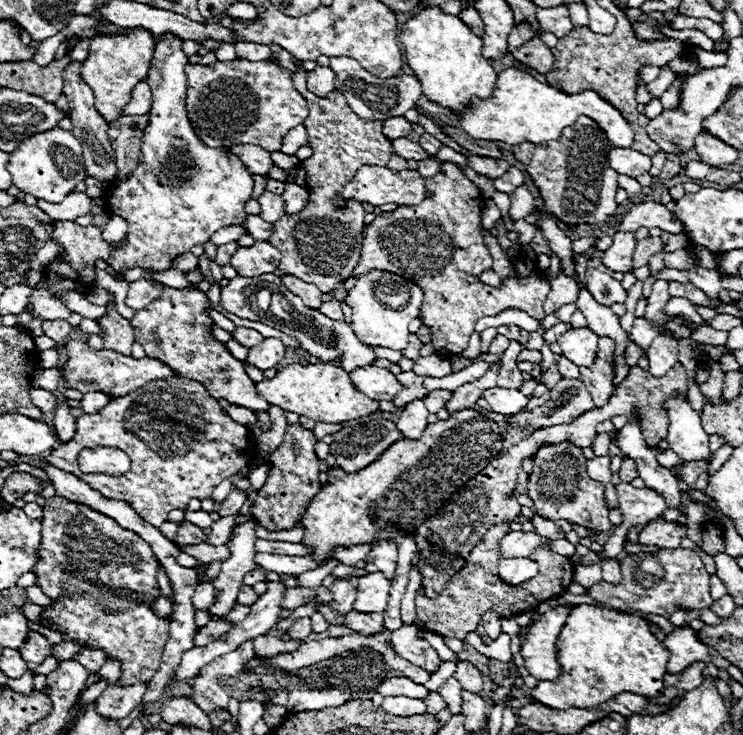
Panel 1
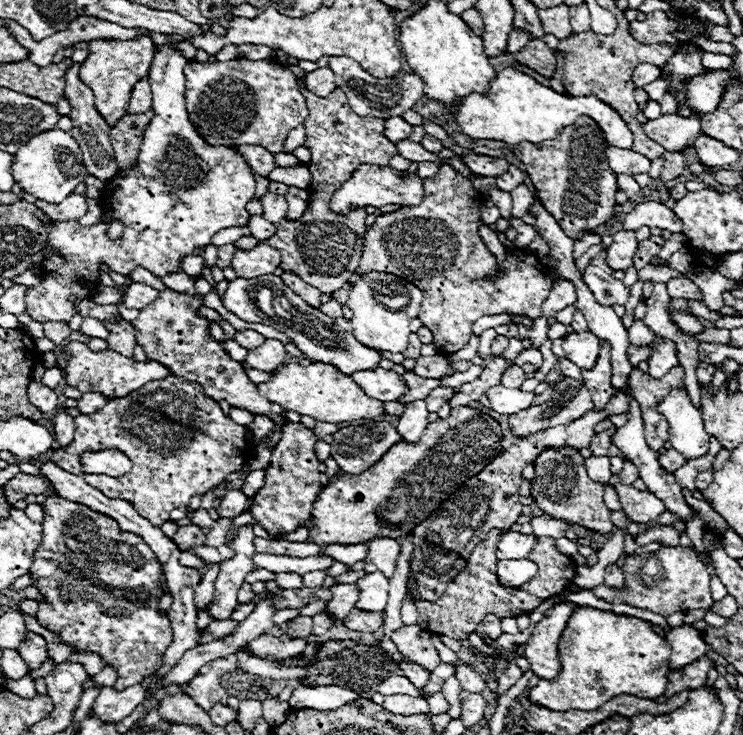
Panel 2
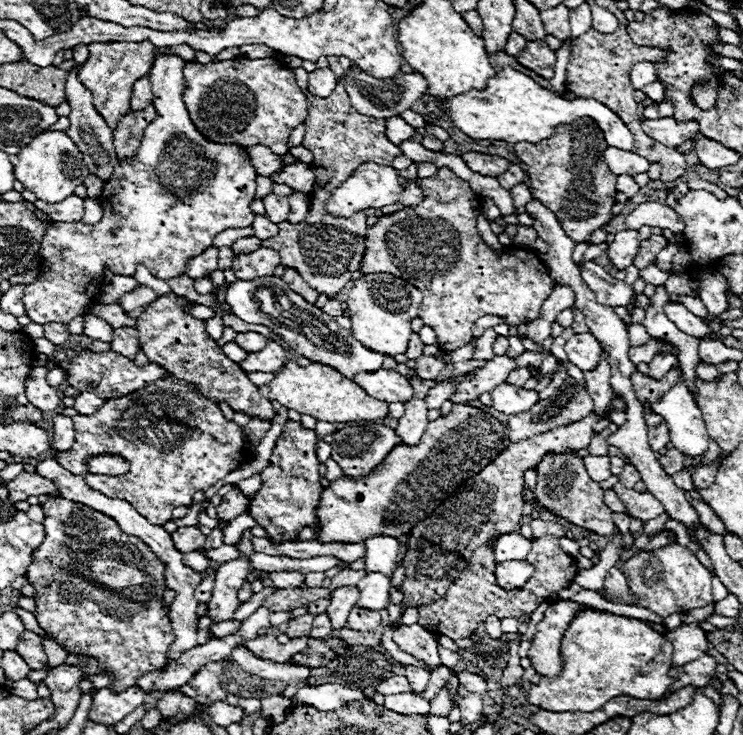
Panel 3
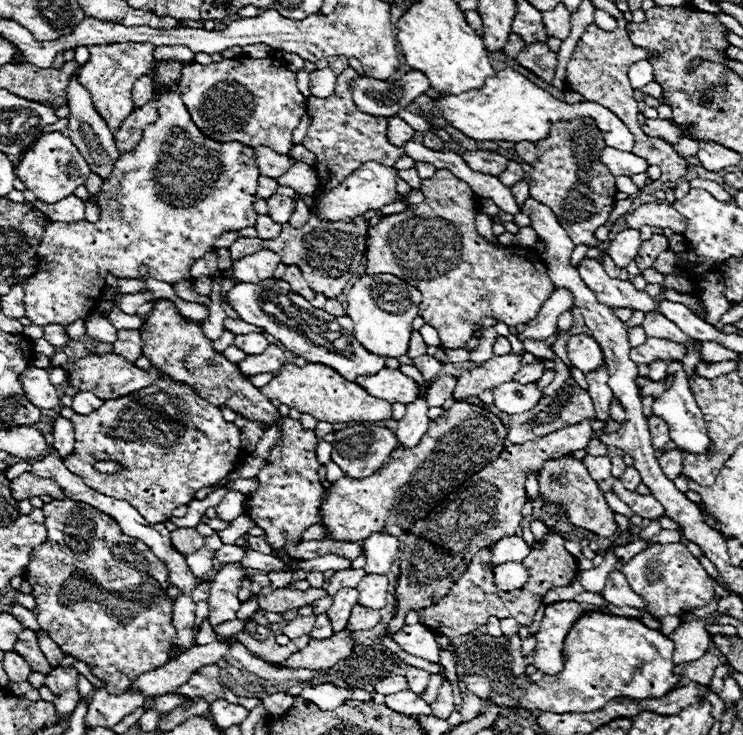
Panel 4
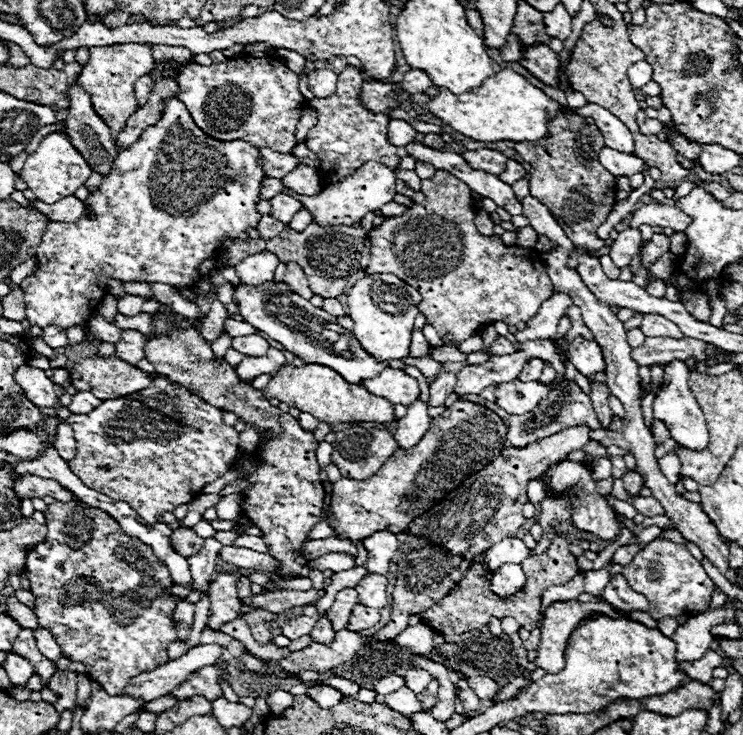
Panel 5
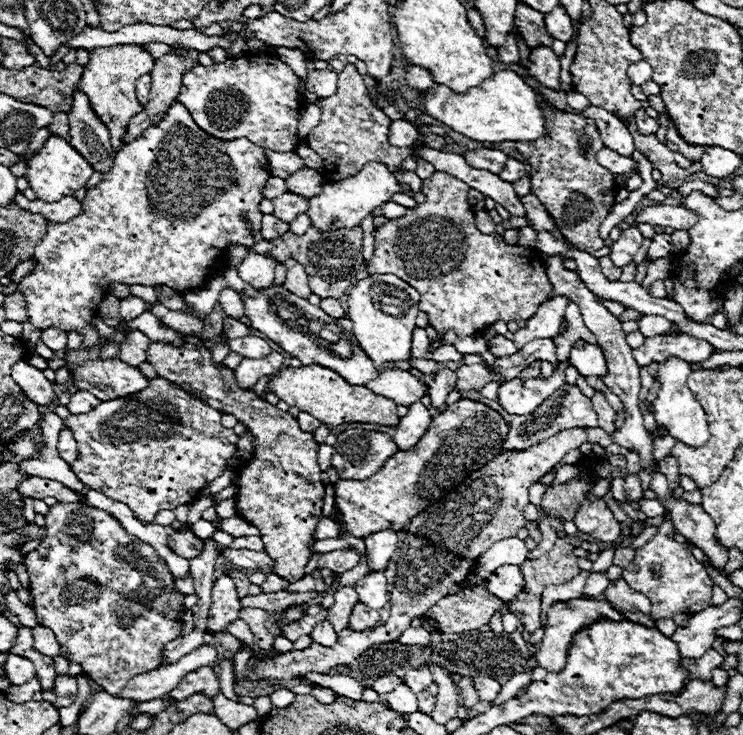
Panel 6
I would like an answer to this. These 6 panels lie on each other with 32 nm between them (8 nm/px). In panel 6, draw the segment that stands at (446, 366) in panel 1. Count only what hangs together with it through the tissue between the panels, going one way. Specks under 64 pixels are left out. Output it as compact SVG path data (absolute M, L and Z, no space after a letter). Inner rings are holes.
M410 358L409 362L423 374L435 374L439 368L438 363L433 360Z

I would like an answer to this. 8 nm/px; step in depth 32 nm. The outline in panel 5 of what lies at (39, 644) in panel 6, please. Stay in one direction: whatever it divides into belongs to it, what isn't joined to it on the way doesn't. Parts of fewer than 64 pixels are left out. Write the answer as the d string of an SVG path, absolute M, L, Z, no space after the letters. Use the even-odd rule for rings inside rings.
M36 628L36 630L34 630L34 636L36 636L36 646L38 646L38 650L40 650L42 654L46 654L46 658L50 658L52 662L56 662L56 660L62 656L60 646L56 644L56 640L54 640L54 636L52 636L50 630Z

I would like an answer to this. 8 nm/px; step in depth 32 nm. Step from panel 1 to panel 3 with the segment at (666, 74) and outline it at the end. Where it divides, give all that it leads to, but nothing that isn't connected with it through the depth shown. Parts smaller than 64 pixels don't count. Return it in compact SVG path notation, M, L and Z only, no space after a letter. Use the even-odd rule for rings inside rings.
M658 80L646 84L646 86L642 88L642 92L644 92L648 98L656 100L656 102L662 102L662 100L664 100L664 86L662 86Z

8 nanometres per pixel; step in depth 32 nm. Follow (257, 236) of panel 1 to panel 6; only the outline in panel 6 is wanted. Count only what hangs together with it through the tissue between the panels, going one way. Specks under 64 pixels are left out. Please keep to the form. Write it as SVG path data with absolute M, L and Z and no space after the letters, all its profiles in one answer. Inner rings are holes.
M264 214L264 218L262 218L262 238L264 240L278 238L278 236L282 236L288 230L290 230L290 224L288 222L282 222L274 214Z

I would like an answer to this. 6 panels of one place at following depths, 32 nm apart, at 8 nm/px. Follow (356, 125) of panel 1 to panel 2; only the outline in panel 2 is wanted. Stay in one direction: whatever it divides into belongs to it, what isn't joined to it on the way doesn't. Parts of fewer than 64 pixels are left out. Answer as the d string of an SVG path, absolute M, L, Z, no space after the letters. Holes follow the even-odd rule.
M300 86L308 104L306 126L306 142L304 146L312 150L312 160L308 168L312 172L310 188L310 204L304 216L298 222L286 218L286 222L278 222L278 234L268 238L264 244L276 248L282 254L280 268L294 270L304 282L316 286L322 294L332 296L332 292L340 290L354 270L360 264L364 234L366 234L366 212L354 210L348 216L340 216L328 210L328 200L346 182L360 164L378 164L388 166L390 158L398 154L396 146L384 136L384 120L358 116L344 94L344 90L336 88L328 98L318 98Z

